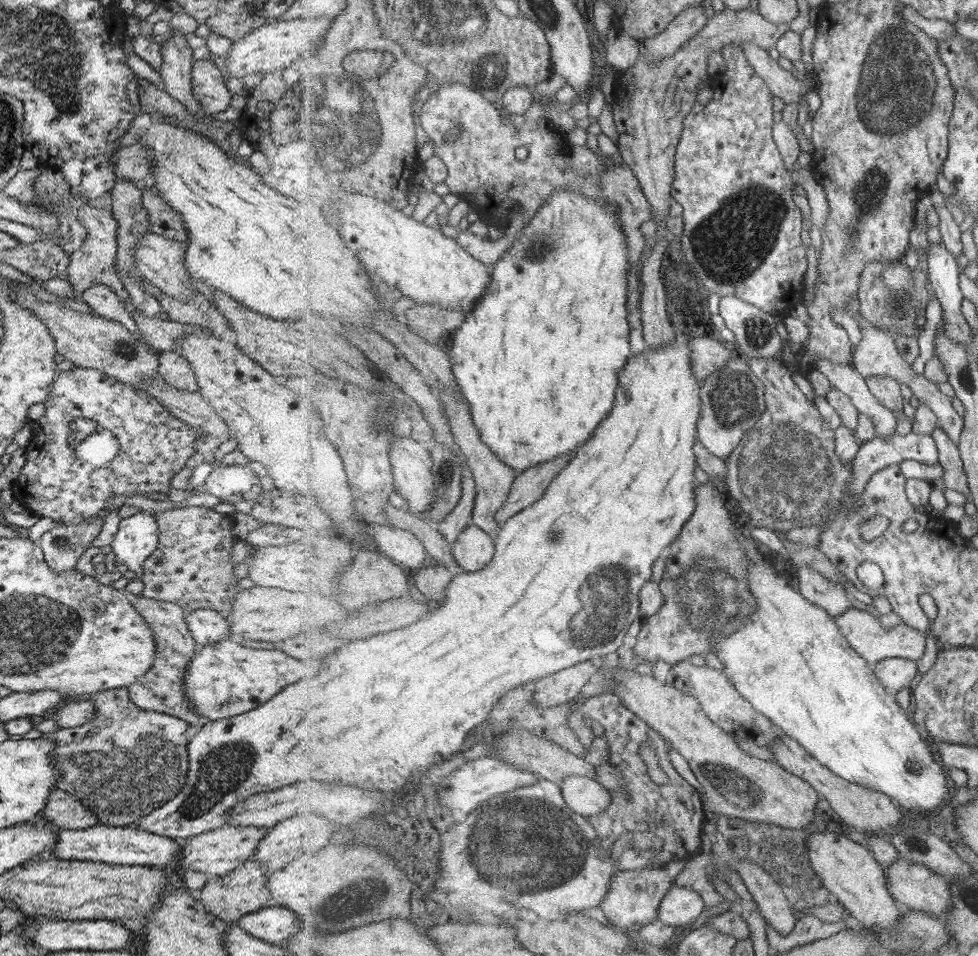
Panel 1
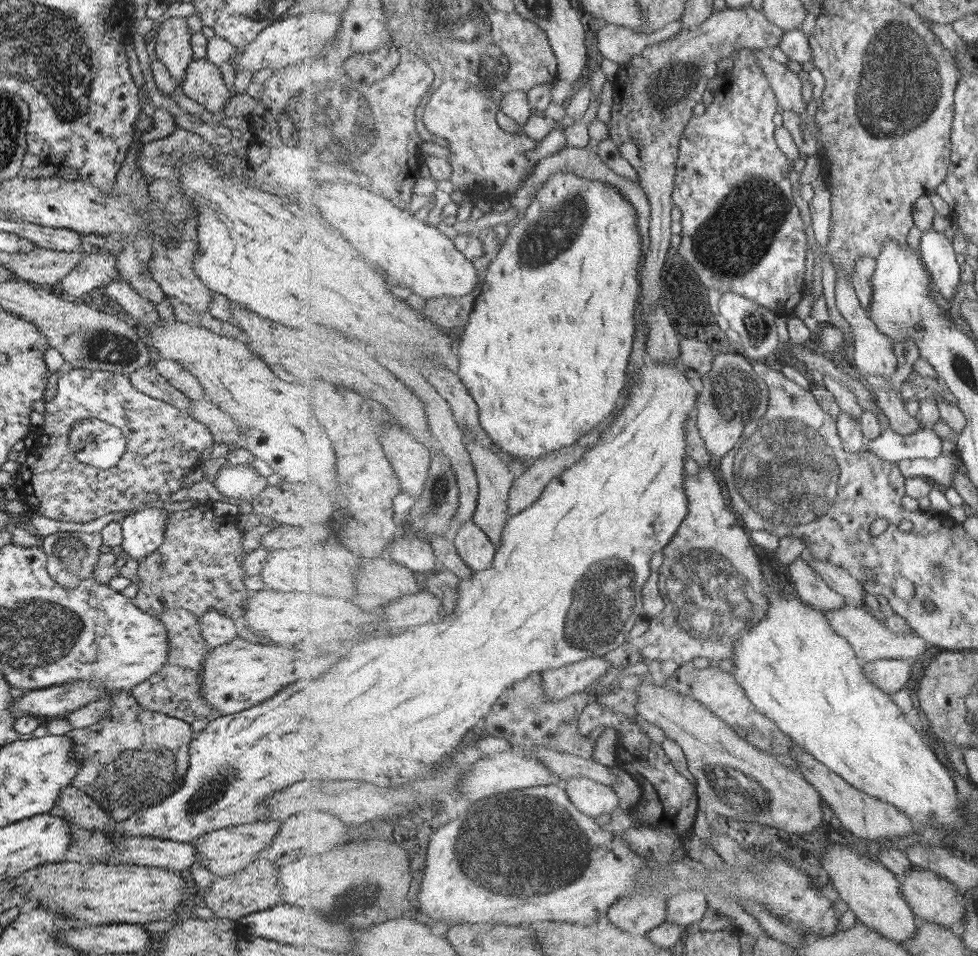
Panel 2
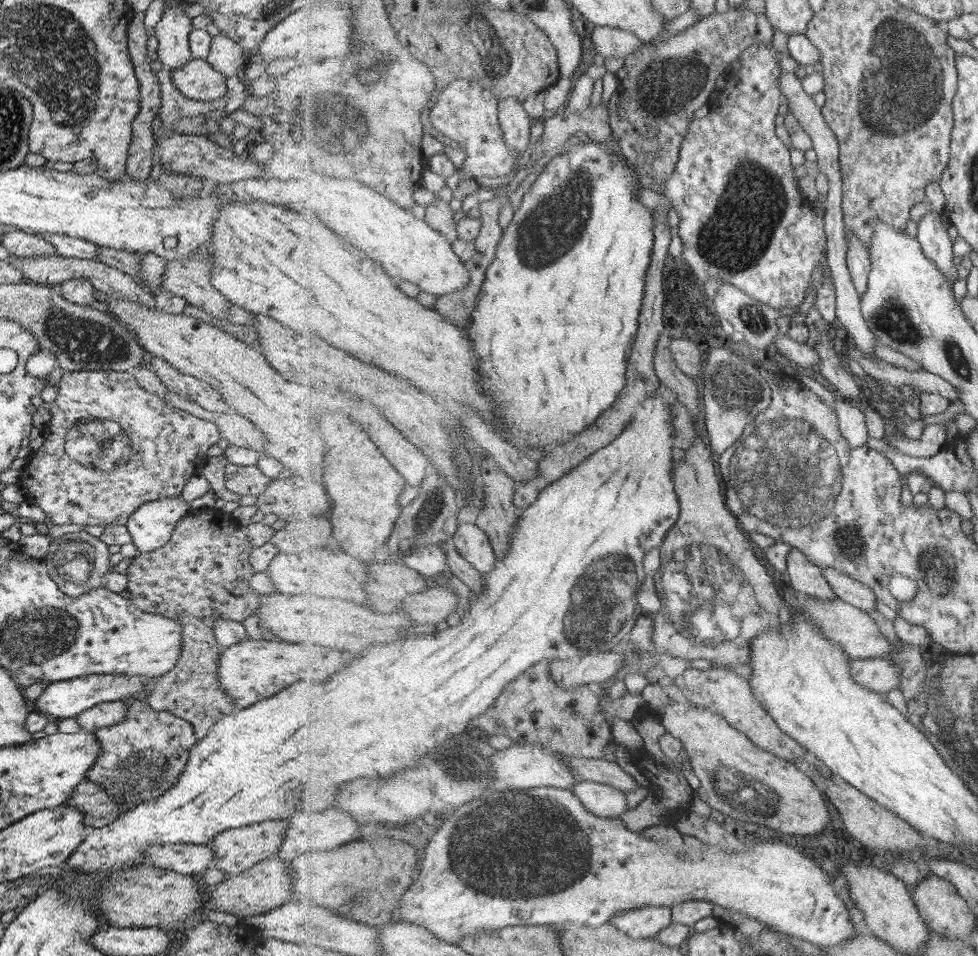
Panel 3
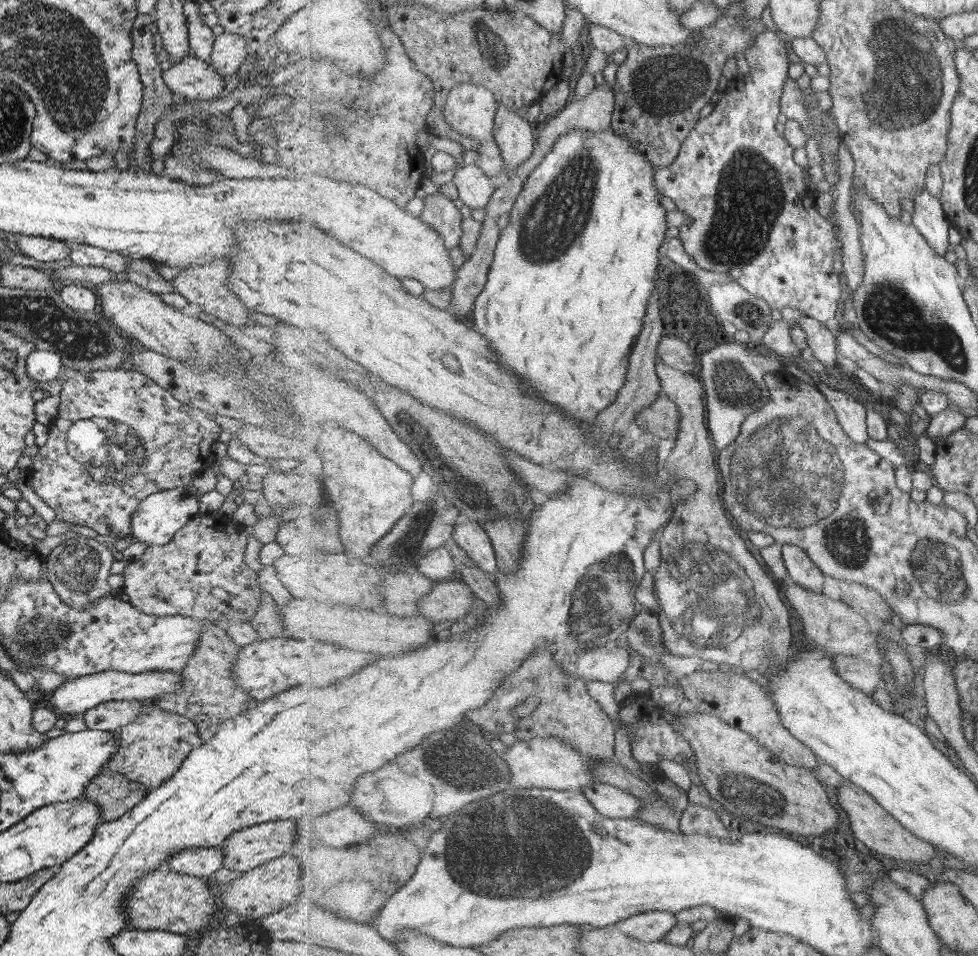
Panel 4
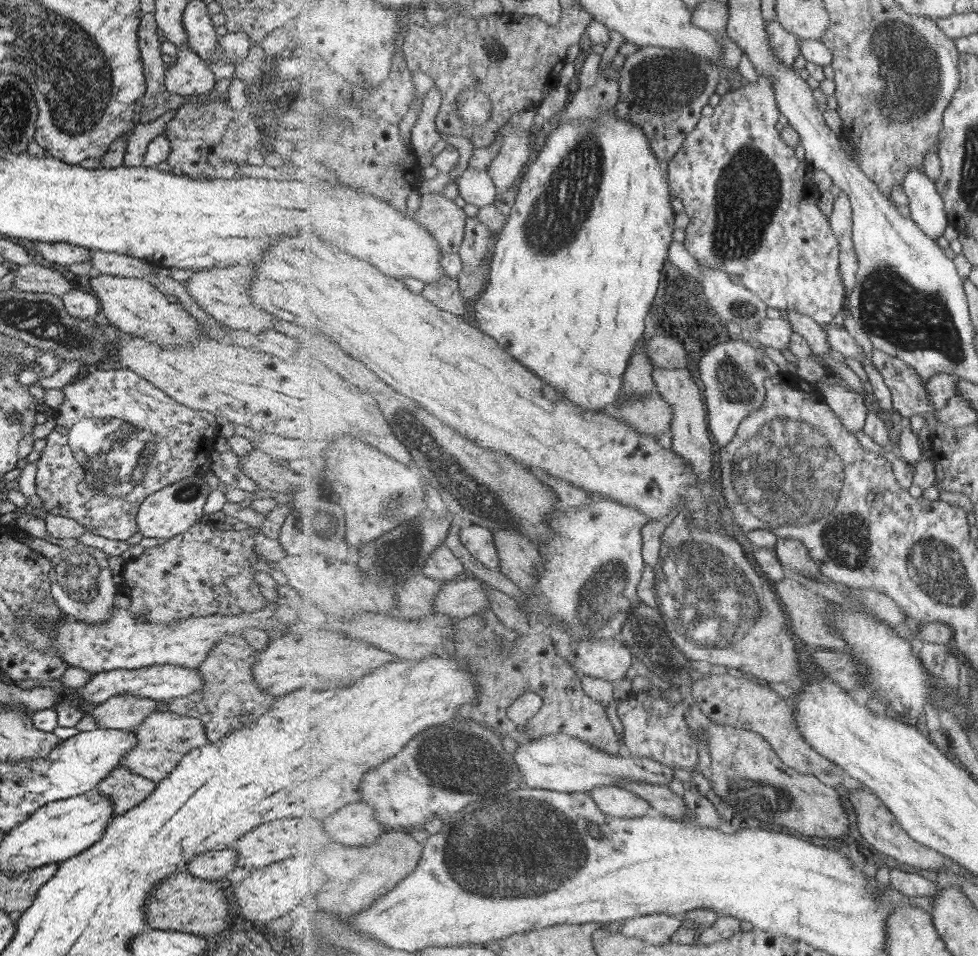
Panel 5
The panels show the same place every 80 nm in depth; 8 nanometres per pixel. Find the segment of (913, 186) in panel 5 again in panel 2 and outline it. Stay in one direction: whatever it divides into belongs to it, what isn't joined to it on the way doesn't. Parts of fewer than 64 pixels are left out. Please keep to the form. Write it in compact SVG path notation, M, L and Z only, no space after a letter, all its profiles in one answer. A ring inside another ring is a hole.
M927 230L920 238L920 251L927 269L933 275L936 289L943 298L951 300L961 282L960 262L953 250L953 244L945 233Z

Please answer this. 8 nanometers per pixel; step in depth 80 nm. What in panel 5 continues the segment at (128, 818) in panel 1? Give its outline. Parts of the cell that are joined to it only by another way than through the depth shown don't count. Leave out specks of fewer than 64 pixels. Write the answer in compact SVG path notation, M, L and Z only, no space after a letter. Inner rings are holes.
M162 707L147 715L143 722L139 723L139 726L128 731L129 734L136 736L135 747L119 761L117 768L127 768L128 771L156 783L169 775L187 752L192 749L199 749L209 742L203 735L205 728L199 720L174 714Z

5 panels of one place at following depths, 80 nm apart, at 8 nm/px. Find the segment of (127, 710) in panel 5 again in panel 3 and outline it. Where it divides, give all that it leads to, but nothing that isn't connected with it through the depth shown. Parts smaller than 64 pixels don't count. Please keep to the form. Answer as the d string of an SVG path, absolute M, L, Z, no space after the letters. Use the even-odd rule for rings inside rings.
M123 701L101 702L81 711L74 720L80 729L91 732L123 721L125 713L127 713L127 706Z

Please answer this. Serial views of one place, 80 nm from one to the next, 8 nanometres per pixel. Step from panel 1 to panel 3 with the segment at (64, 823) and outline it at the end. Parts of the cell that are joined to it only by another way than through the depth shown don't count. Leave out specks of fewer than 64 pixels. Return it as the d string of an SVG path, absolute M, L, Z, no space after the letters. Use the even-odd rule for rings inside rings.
M87 780L79 782L65 805L80 810L84 814L82 816L84 826L93 829L111 824L122 812L117 798L105 793L103 785Z

